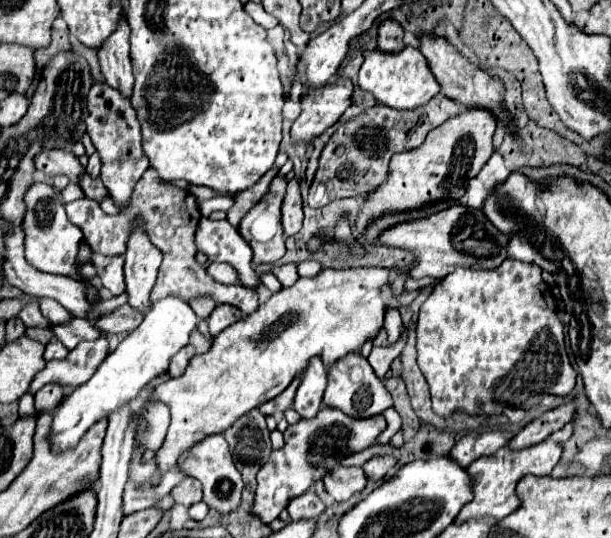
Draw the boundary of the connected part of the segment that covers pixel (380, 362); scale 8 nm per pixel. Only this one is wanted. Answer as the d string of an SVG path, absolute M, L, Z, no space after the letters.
M405 327L403 333L401 333L401 339L399 339L397 343L393 343L391 347L373 347L373 349L371 349L371 355L367 357L367 361L371 363L371 367L375 369L375 373L377 373L381 379L383 379L385 373L389 371L391 361L401 355L401 351L403 351L403 347L405 347L405 343L407 343L407 333L409 333L409 329Z

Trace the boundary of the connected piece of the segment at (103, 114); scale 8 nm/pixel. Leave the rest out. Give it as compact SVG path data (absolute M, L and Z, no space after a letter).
M93 83L87 95L87 109L89 109L89 115L85 119L87 133L103 161L101 179L109 189L113 203L119 207L119 211L125 211L125 207L129 207L133 187L149 167L149 161L145 159L145 151L141 145L141 125L137 121L135 107L131 105L129 97L121 95L107 83Z

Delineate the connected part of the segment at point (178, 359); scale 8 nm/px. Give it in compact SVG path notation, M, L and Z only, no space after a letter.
M185 345L173 359L171 359L171 365L169 365L169 375L171 377L179 377L179 375L183 375L183 371L185 371L185 367L187 367L187 363L189 363L189 359L195 355L195 347L193 345Z

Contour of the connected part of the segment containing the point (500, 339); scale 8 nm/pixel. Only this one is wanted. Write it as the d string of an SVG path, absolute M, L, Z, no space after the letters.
M505 259L505 263L501 263L501 267L495 267L493 271L469 271L465 267L457 267L457 271L449 273L445 279L439 279L431 291L431 295L427 297L427 301L421 305L419 311L419 323L417 323L417 363L421 373L425 375L429 389L431 389L431 399L433 399L433 411L441 417L451 417L455 411L463 411L467 415L499 415L503 413L503 409L513 407L513 409L531 409L535 407L545 393L553 393L553 395L569 395L575 387L575 369L569 363L567 357L567 349L565 349L565 337L563 337L563 323L559 319L559 311L555 309L555 297L553 293L549 293L549 285L543 283L541 279L541 267L533 265L533 263L521 263L521 261L513 261L513 259Z

